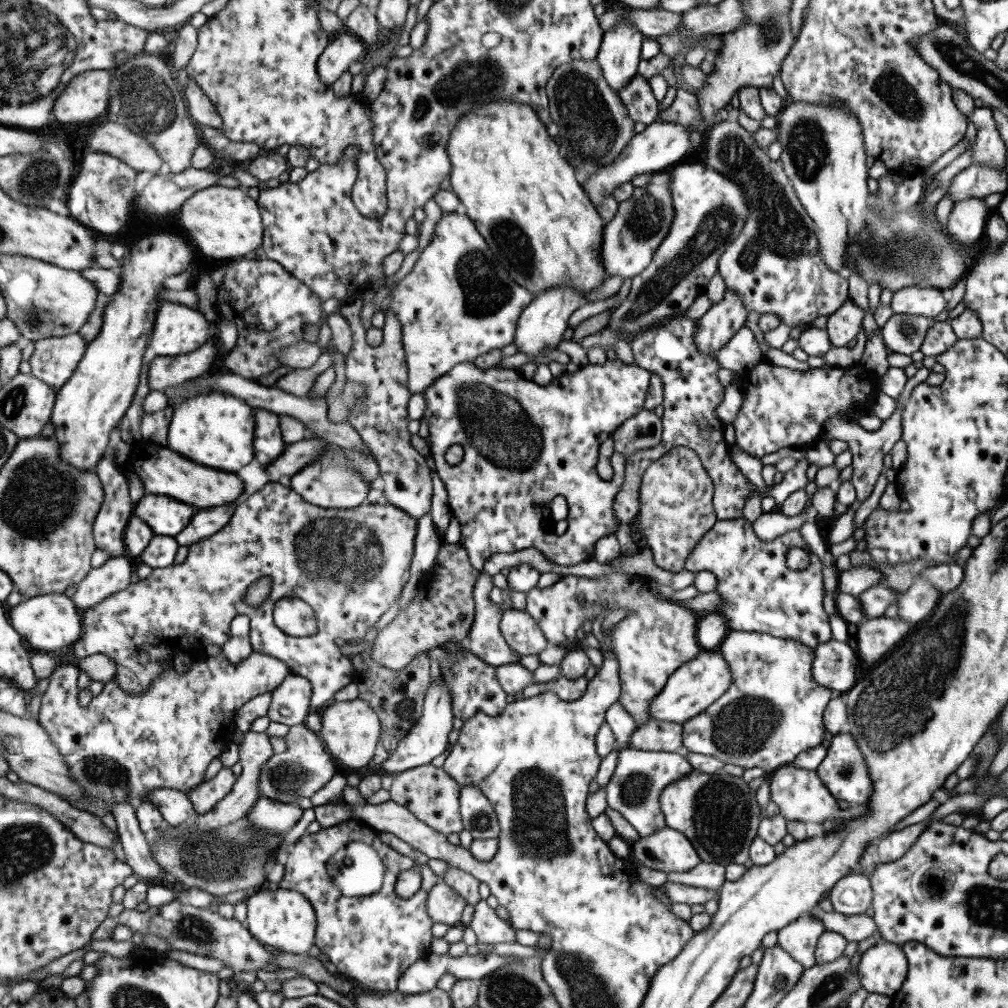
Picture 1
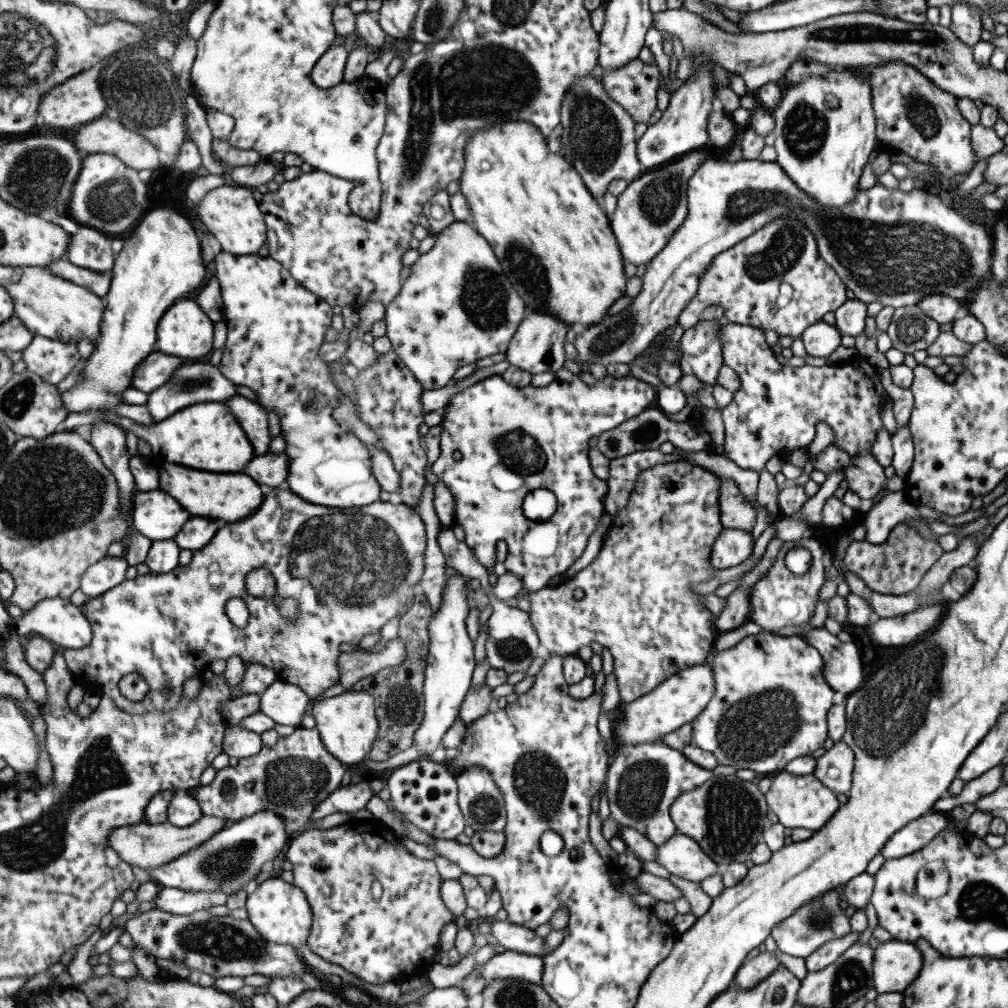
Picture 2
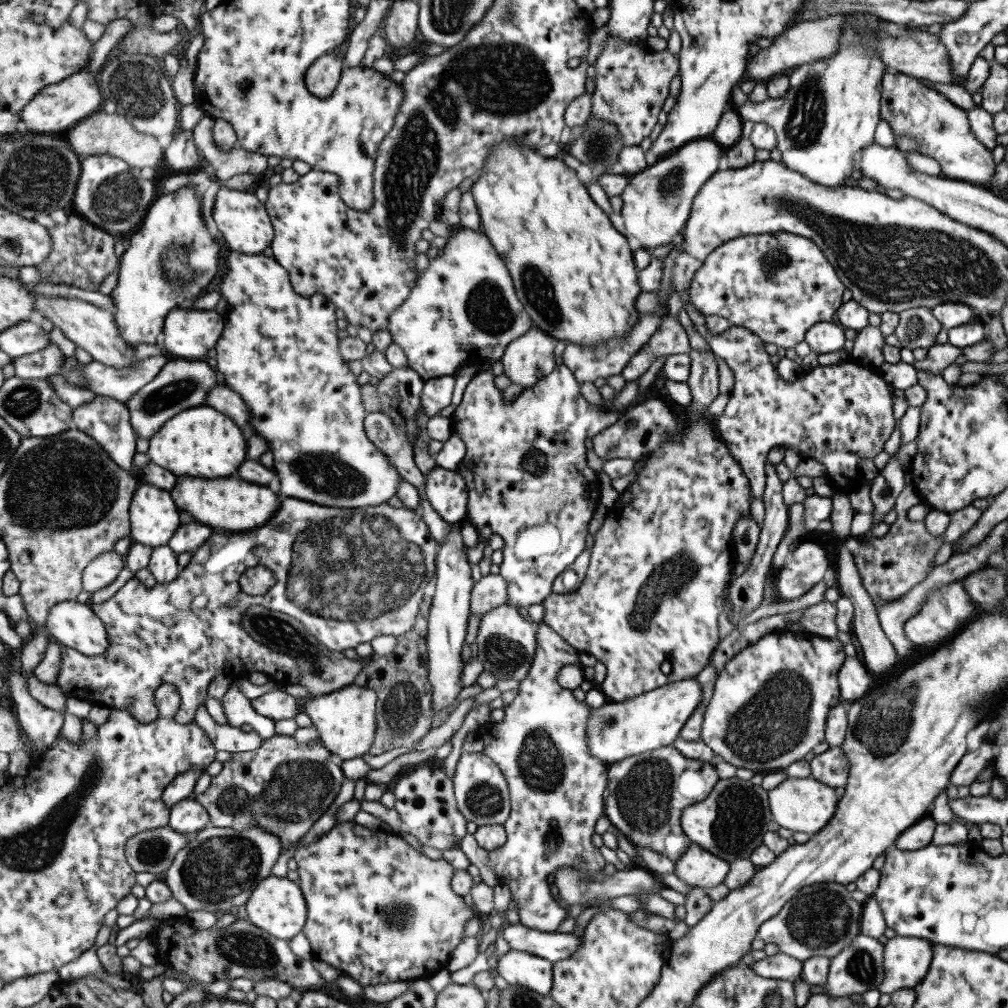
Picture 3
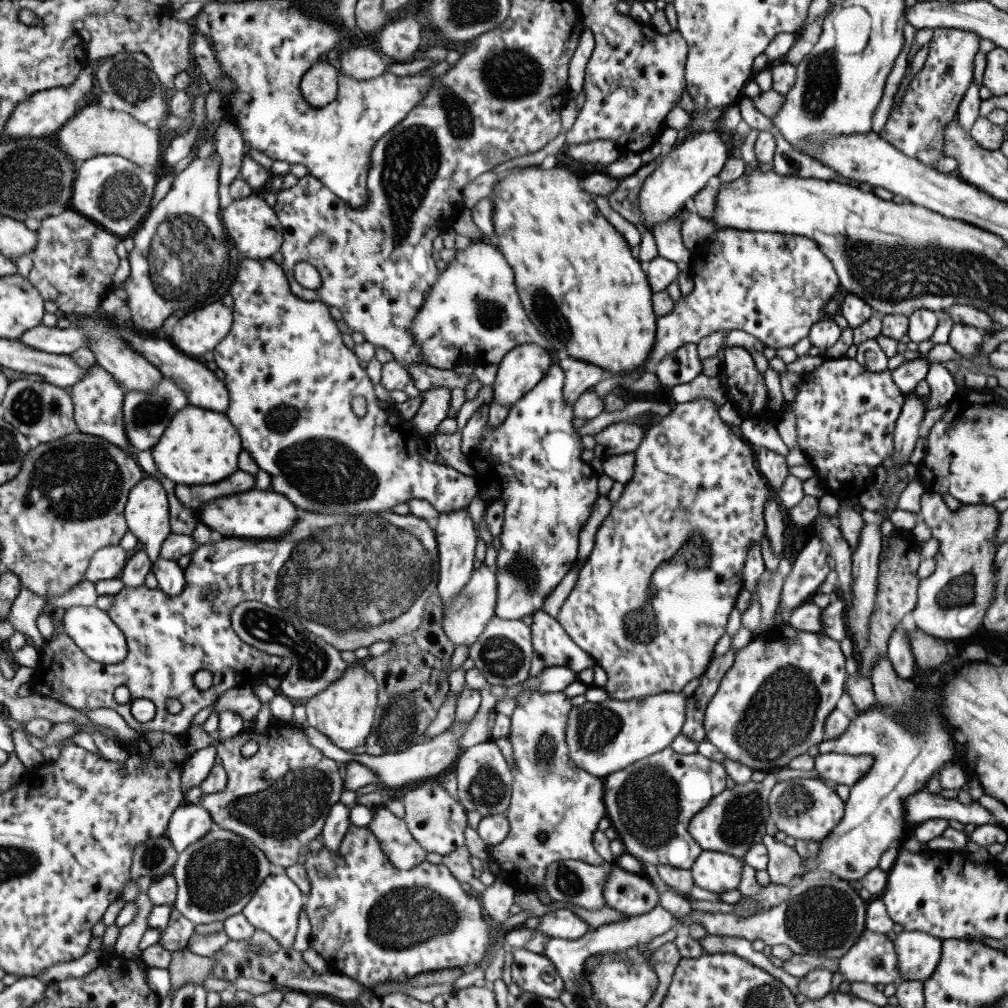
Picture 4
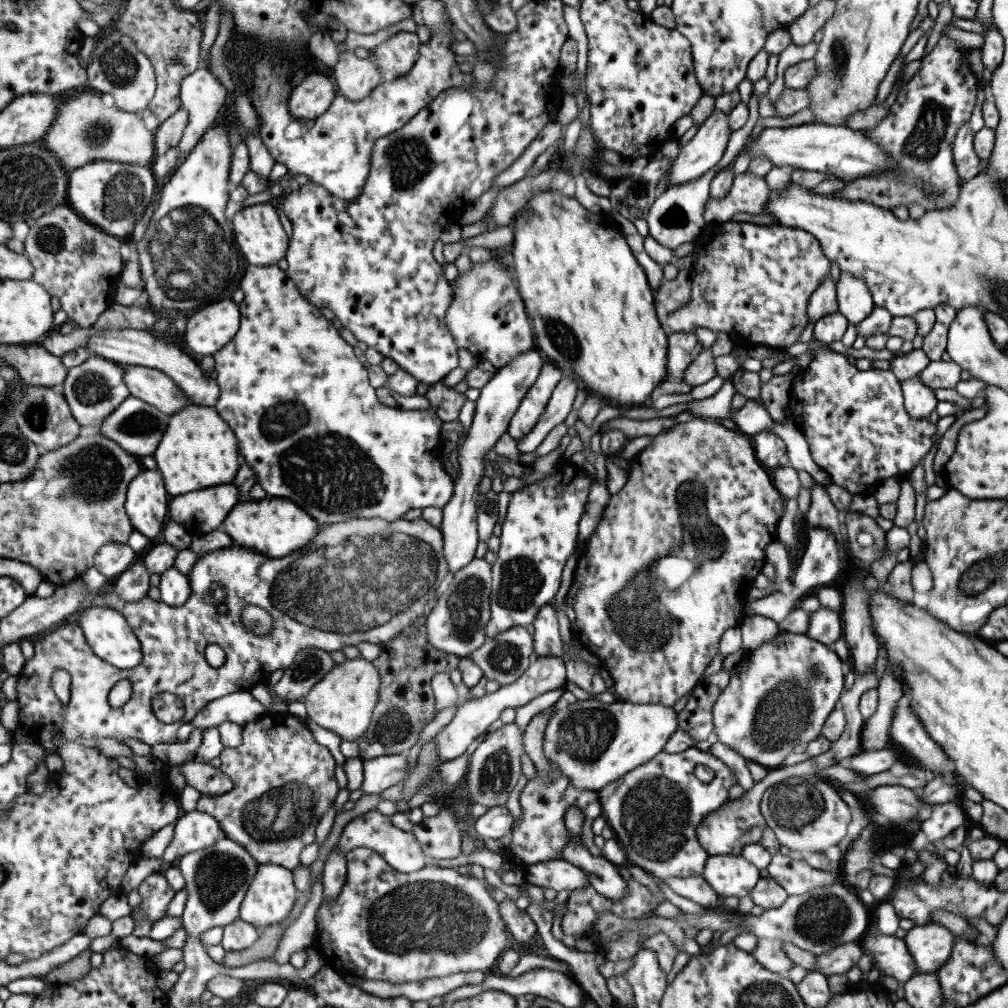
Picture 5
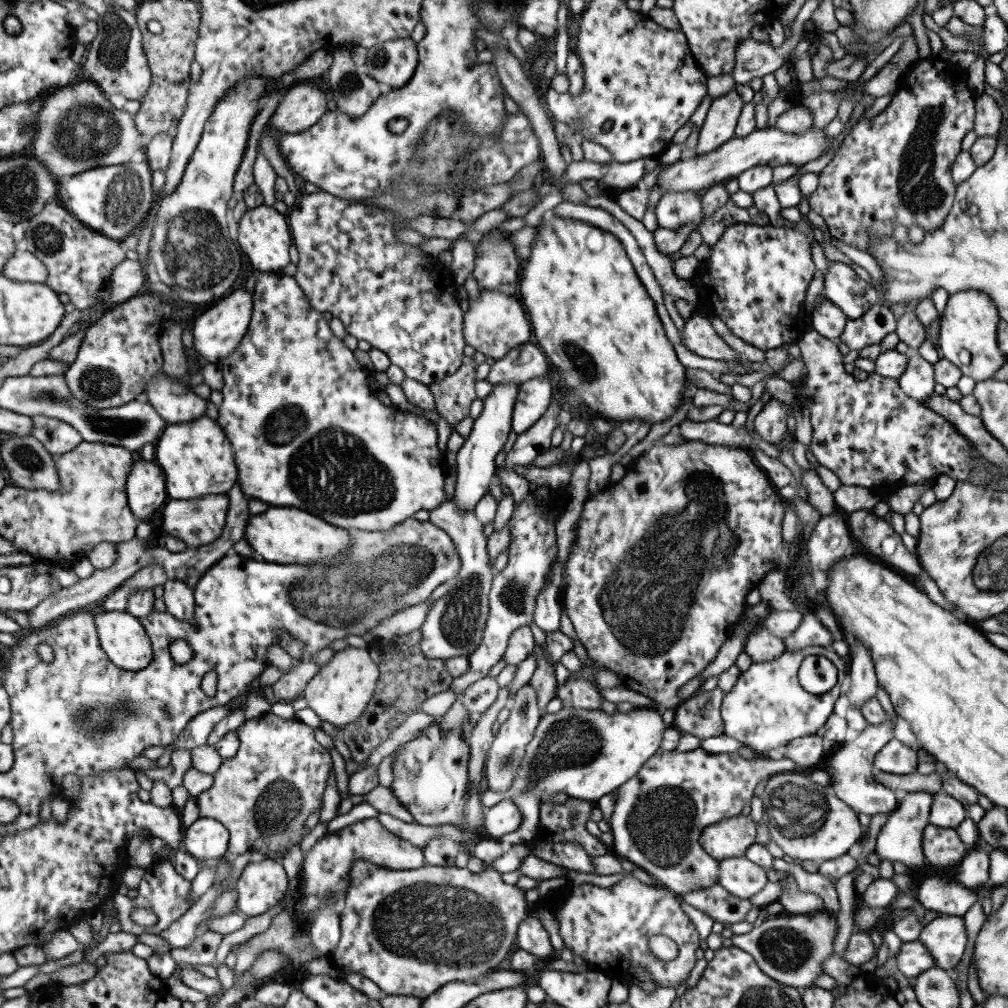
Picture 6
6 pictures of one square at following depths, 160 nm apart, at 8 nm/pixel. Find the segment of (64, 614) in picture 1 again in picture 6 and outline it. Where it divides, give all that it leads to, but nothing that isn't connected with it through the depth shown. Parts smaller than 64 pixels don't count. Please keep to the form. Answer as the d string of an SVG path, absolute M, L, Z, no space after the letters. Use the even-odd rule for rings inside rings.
M113 610L99 613L94 619L96 639L100 641L108 657L121 670L137 672L146 669L154 661L154 646L144 624L130 611Z

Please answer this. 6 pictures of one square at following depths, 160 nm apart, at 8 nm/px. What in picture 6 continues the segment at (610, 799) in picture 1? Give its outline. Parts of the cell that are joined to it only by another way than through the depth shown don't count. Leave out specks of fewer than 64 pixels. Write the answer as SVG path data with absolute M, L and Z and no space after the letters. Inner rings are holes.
M695 748L691 752L655 752L635 775L613 790L615 803L608 824L612 836L610 852L644 870L657 885L667 888L677 897L692 890L709 888L717 883L718 861L713 860L699 844L701 831L717 822L737 817L743 806L750 806L753 788L760 780L789 773L797 767L795 762L787 758L771 760L769 757L755 755L750 760L745 760L737 753L712 754L701 748Z

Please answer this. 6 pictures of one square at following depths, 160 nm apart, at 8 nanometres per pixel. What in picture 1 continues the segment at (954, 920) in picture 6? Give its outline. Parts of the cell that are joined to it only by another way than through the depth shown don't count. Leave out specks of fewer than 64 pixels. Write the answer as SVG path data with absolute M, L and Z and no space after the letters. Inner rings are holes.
M887 941L877 942L863 951L857 968L862 988L890 998L899 990L908 969L900 945Z

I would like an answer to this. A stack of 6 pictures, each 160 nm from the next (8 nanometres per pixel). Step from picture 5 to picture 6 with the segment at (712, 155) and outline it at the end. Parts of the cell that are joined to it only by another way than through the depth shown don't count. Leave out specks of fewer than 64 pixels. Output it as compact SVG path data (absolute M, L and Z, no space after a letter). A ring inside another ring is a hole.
M734 87L710 102L703 125L698 131L695 155L710 153L734 137L734 128L743 106Z

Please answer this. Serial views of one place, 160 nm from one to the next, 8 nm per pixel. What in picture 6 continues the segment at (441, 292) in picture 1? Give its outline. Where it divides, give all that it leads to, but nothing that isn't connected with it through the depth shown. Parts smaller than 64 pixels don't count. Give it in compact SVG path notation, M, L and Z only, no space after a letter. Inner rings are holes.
M480 286L478 289L480 293L475 298L467 297L469 306L462 315L463 340L465 345L475 351L499 360L508 350L528 343L529 337L532 336L530 324L519 299L498 290L487 290Z

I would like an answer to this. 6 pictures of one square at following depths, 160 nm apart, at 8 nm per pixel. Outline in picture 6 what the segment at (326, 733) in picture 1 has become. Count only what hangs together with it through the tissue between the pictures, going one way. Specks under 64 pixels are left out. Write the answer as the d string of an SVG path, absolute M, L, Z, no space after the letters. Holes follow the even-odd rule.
M345 647L335 651L331 658L320 665L317 674L309 679L304 698L307 708L311 709L319 720L333 727L345 726L357 722L369 705L378 678L378 666L368 648Z

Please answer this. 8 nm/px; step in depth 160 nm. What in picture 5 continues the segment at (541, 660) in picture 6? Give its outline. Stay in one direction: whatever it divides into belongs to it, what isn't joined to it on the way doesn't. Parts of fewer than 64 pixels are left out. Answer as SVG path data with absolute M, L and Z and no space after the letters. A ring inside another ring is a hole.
M545 710L539 712L539 714L535 714L531 720L529 720L527 728L522 732L522 744L525 755L527 755L529 760L531 760L531 763L534 764L538 776L552 774L552 768L545 759L542 750L542 736L548 722L547 716L543 713L545 713Z

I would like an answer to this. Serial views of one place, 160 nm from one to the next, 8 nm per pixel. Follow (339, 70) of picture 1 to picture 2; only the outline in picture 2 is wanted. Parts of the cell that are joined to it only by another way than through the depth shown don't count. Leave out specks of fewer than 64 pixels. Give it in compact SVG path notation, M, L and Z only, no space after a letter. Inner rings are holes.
M345 45L332 46L327 49L311 70L311 78L322 88L331 88L342 81L342 72L349 49Z

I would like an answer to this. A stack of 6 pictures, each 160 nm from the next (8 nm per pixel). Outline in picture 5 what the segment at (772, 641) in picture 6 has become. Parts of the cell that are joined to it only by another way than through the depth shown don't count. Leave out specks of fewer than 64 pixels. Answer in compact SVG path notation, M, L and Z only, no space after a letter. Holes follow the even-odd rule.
M745 616L737 627L740 630L740 648L744 651L772 642L772 638L779 633L776 622L767 617Z

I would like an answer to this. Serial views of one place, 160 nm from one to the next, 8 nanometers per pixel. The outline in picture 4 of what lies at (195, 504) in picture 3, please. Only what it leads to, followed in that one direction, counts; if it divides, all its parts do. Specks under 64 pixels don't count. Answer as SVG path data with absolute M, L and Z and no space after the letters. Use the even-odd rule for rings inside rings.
M249 490L245 494L235 494L235 496L227 496L227 498L209 502L203 508L203 512L199 512L199 517L207 527L216 530L224 537L263 540L281 538L289 530L293 530L299 520L299 512L297 512L297 506L283 494Z

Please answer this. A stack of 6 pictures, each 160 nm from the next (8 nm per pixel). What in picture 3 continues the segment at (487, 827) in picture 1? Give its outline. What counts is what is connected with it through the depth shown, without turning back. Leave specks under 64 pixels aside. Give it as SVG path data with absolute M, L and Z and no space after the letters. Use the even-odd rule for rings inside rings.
M481 752L461 753L452 778L452 789L456 808L461 812L466 822L473 822L477 827L493 826L495 824L503 826L510 814L506 780L499 767Z

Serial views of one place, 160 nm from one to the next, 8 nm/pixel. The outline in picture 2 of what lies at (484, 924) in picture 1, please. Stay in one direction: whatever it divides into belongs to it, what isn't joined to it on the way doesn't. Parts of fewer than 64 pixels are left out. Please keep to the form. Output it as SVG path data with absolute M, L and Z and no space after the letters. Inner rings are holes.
M491 917L487 918L487 922L490 924L490 934L495 937L498 944L503 946L505 951L519 951L520 954L530 956L543 955L546 952L544 938L534 935L532 930L511 924L506 919L498 921Z

